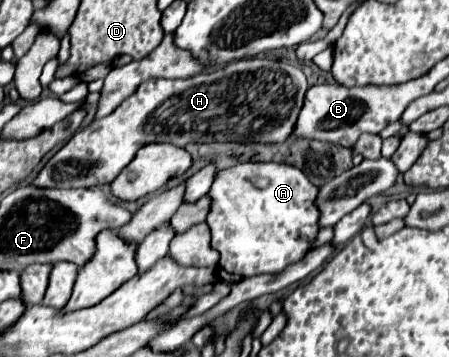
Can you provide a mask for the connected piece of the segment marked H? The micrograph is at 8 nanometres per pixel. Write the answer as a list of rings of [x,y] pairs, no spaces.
[[[238,59],[220,69],[200,73],[188,79],[152,79],[144,81],[136,93],[132,93],[116,111],[108,117],[90,123],[78,131],[38,173],[34,179],[36,187],[102,187],[114,181],[114,177],[136,157],[138,149],[148,143],[172,143],[186,147],[190,143],[284,143],[292,133],[298,113],[304,103],[308,83],[300,67],[284,63],[280,59]]]

